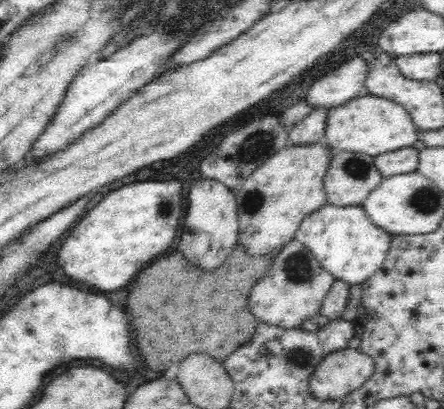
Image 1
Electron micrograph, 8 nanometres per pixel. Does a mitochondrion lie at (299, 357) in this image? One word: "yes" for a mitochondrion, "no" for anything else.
yes

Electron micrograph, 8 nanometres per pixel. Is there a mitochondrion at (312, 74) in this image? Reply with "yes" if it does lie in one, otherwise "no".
no

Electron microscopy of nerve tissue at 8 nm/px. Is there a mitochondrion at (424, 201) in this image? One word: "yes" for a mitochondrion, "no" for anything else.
yes

